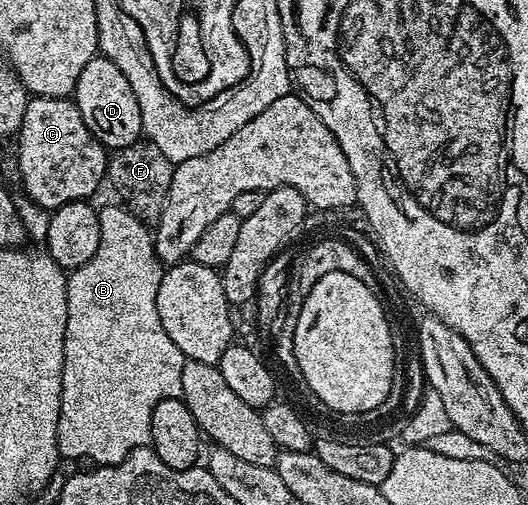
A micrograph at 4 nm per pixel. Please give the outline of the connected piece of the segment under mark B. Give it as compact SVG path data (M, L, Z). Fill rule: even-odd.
M122 205L116 207L102 207L98 208L99 224L103 227L101 229L101 241L97 245L97 253L93 253L93 257L89 261L85 261L85 265L81 265L76 271L70 272L67 275L67 320L65 321L65 357L63 358L63 372L61 373L61 413L57 421L57 445L59 446L60 456L64 460L67 459L92 459L90 462L95 465L110 465L119 463L125 457L129 457L133 453L133 449L138 447L146 447L151 442L151 422L153 421L153 409L157 409L157 401L165 401L166 399L178 399L183 394L181 389L181 369L184 365L183 354L181 349L177 349L177 345L173 345L173 340L169 338L169 333L165 333L165 328L161 325L161 317L157 317L157 289L161 285L161 277L165 270L164 264L160 263L157 253L155 252L155 245L153 242L153 231L144 220L139 219L132 211L128 211Z

